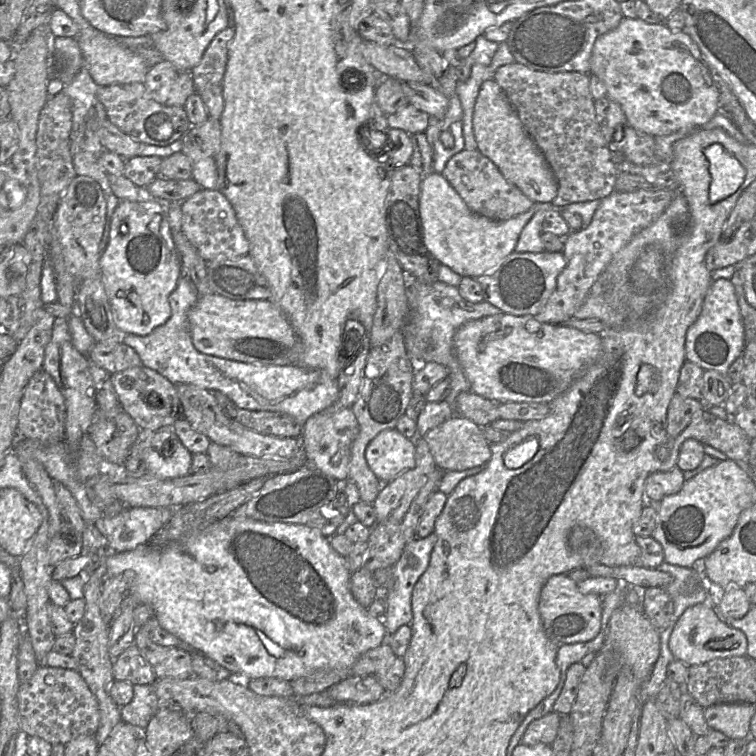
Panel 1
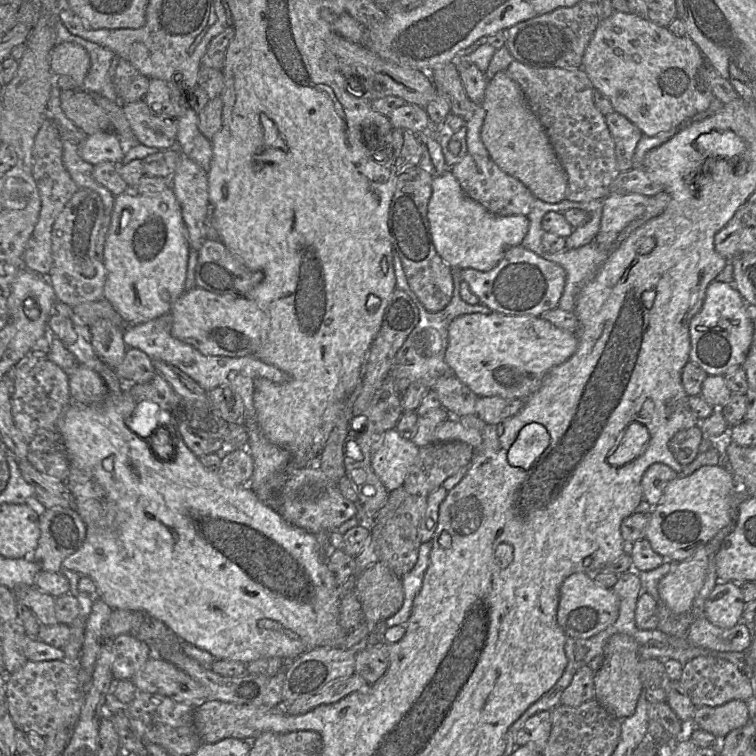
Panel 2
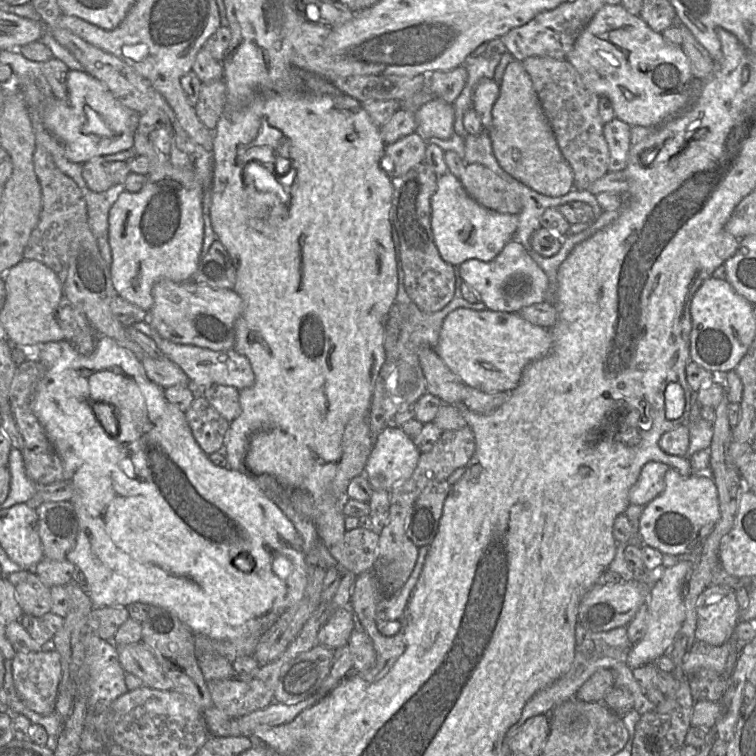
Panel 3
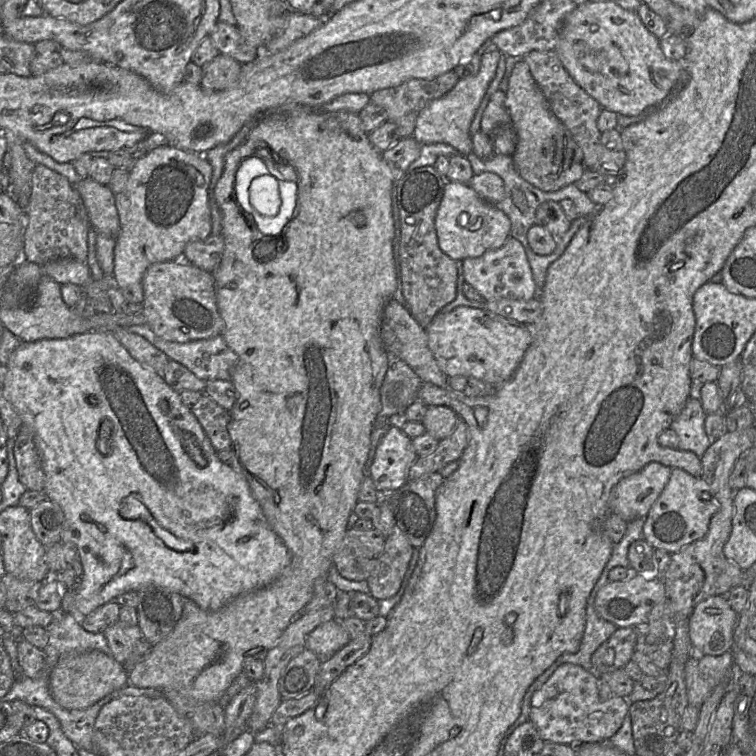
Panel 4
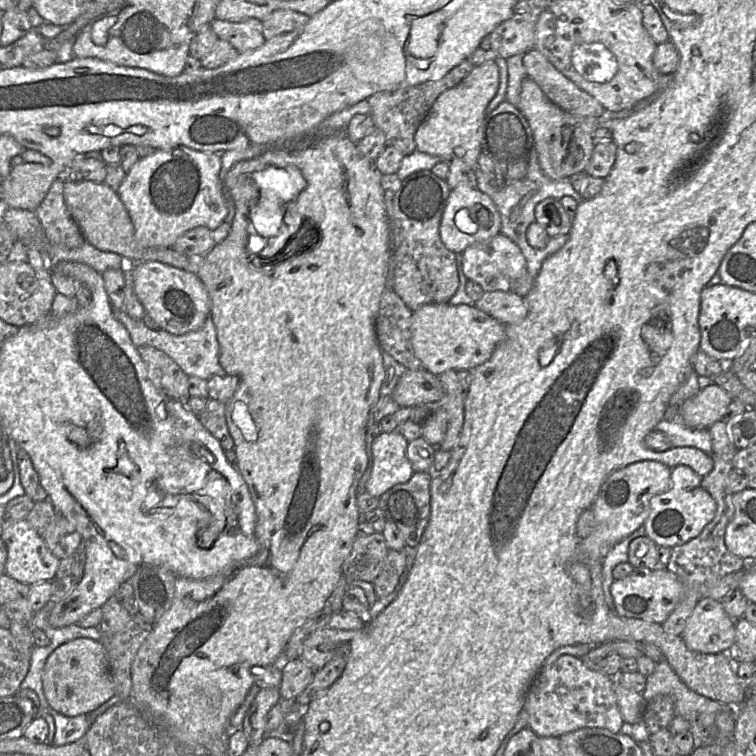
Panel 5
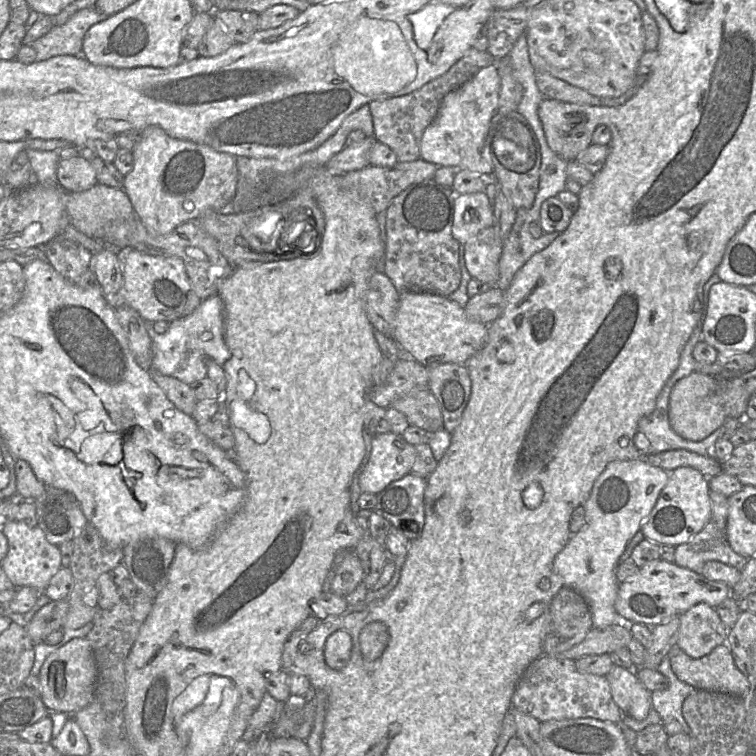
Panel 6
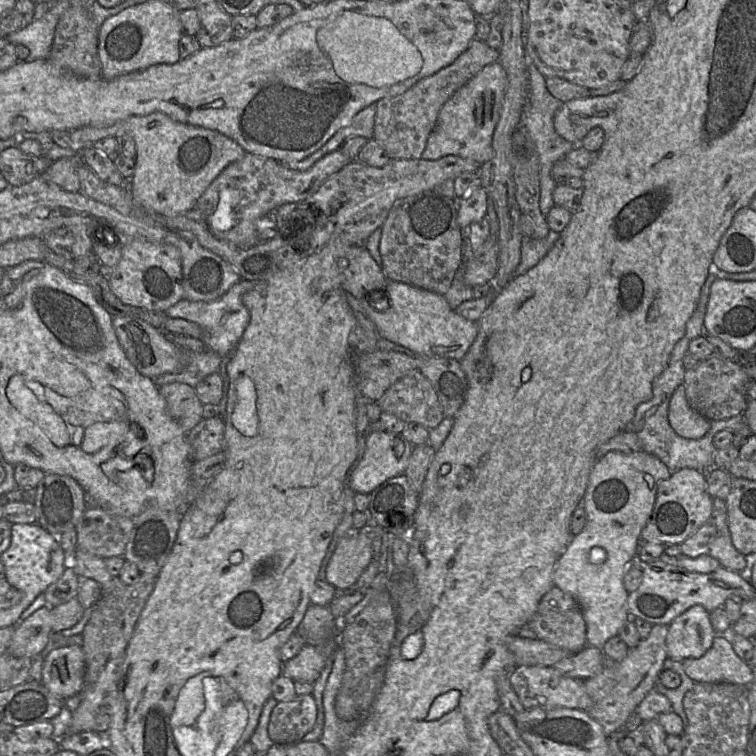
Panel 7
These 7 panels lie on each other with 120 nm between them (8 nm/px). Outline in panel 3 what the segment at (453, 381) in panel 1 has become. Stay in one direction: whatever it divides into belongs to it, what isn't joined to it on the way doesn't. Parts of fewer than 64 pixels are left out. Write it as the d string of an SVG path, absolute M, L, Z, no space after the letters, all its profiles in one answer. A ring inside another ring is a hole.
M393 242L395 250L395 258L397 264L398 274L398 289L396 295L396 302L407 306L408 319L404 321L403 328L399 335L396 345L391 351L391 355L387 354L385 362L380 369L377 377L374 393L372 396L371 407L369 412L369 426L372 438L372 447L378 435L389 425L392 425L395 414L407 407L414 405L417 400L427 393L427 381L423 374L418 358L418 349L421 346L429 346L435 348L437 346L440 330L444 319L457 308L467 308L477 311L489 310L482 302L470 303L466 301L461 293L461 284L463 279L460 275L460 266L454 266L455 274L455 293L450 303L442 310L435 313L426 313L421 311L409 298L404 287L404 273L402 271L401 257L398 252L400 248L396 247Z

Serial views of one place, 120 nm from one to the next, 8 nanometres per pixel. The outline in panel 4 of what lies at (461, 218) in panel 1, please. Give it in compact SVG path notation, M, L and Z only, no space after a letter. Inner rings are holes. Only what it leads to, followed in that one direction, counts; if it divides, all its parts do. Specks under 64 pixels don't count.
M446 180L442 200L436 212L435 230L438 246L451 259L464 260L483 255L487 250L501 247L510 237L508 216L482 199L469 184ZM466 213L470 224L461 225L459 217Z

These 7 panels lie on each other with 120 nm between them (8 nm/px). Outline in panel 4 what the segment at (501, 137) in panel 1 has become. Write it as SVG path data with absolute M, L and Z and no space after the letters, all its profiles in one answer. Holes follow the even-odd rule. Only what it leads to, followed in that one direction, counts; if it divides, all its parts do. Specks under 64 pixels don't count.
M519 60L510 75L505 107L517 137L512 159L520 176L536 188L554 192L575 183L585 171L583 152L563 123L553 114L528 65Z

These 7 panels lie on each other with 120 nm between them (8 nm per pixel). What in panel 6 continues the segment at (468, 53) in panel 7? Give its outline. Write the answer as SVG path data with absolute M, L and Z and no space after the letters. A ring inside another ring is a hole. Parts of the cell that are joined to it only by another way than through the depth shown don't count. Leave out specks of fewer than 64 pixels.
M471 47L446 73L421 88L403 96L371 101L368 106L373 119L374 138L388 146L396 154L398 162L419 159L423 132L437 115L444 96L466 83L480 69L494 63L496 59L488 51Z

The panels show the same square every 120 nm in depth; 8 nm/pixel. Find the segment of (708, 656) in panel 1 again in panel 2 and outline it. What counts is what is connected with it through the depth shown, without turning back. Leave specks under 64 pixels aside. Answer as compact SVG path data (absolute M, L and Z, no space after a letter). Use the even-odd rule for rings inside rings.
M705 616L690 624L685 637L691 645L715 653L745 652L751 644L751 633L744 624L723 629L711 624Z

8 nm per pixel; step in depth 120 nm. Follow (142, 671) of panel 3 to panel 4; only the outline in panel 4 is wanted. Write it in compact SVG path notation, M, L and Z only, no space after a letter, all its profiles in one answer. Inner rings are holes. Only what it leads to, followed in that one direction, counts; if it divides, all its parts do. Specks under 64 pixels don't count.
M121 621L108 627L103 635L107 639L112 657L121 664L127 661L137 643L143 639L138 625L131 626Z

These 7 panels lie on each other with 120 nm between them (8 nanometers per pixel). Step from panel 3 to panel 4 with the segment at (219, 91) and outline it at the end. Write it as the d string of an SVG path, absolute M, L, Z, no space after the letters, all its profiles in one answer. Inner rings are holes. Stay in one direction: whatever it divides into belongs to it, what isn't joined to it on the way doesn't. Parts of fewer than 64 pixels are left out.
M218 54L212 61L202 66L201 87L206 92L219 92L231 87L241 73L241 63L232 57Z

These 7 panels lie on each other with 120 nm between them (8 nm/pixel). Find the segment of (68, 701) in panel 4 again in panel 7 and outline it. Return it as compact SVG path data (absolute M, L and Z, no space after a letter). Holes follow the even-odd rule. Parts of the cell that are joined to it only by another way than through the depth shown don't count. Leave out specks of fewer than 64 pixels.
M82 645L52 650L44 659L42 684L53 694L67 700L80 693L85 673Z

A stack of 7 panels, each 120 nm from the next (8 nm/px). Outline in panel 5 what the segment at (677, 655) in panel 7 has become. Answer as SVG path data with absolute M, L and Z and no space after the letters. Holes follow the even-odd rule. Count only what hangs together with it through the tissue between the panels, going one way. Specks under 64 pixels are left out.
M703 597L687 619L681 636L695 652L727 653L735 640L735 620L726 613L720 600Z

